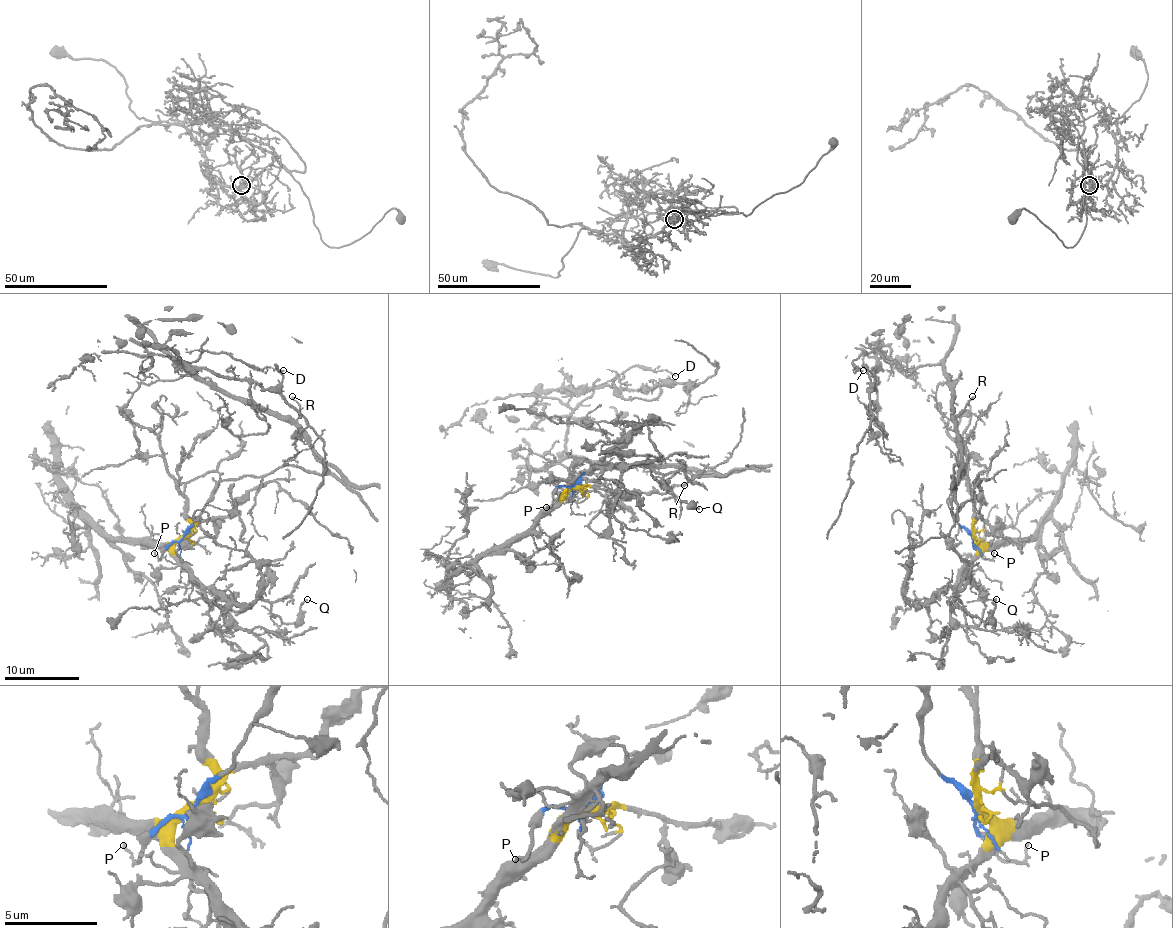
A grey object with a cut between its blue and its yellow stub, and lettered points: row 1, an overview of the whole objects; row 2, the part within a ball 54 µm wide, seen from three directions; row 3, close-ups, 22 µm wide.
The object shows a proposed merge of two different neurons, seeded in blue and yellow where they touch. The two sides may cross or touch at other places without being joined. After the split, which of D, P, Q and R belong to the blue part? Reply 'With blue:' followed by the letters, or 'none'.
With blue: D, P, R

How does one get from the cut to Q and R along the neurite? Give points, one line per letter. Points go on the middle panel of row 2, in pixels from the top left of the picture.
Q: (574, 486), (593, 469), (645, 463), (662, 475), (675, 497), (699, 508)
R: (574, 486), (593, 465), (623, 469), (636, 463), (697, 477), (714, 473), (690, 469), (692, 478), (684, 486)

